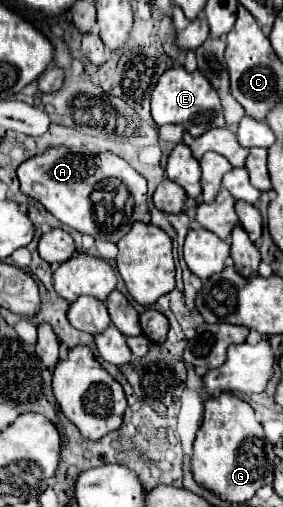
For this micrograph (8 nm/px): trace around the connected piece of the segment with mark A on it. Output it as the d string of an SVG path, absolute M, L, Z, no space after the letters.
M48 149L24 161L18 167L18 179L22 193L40 201L60 223L96 239L106 237L106 241L116 243L130 231L132 223L150 223L146 179L114 153L94 155L86 149Z

